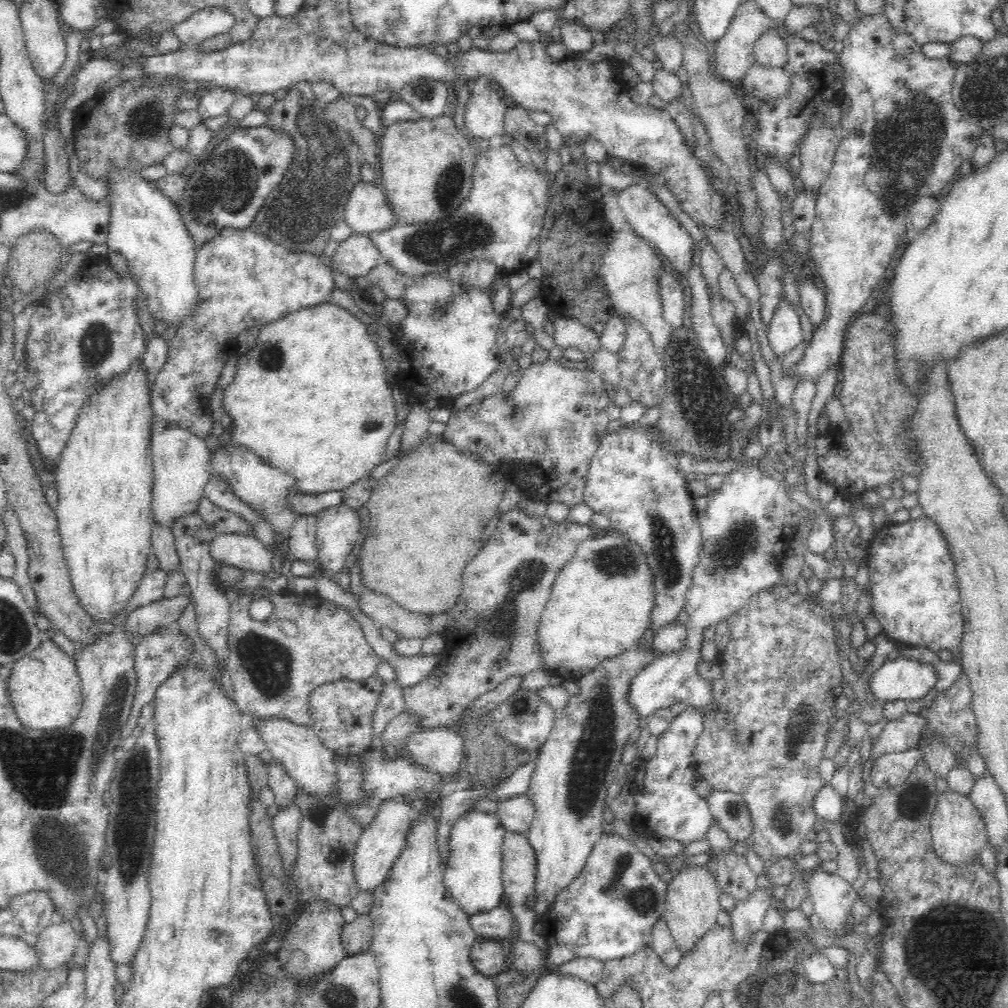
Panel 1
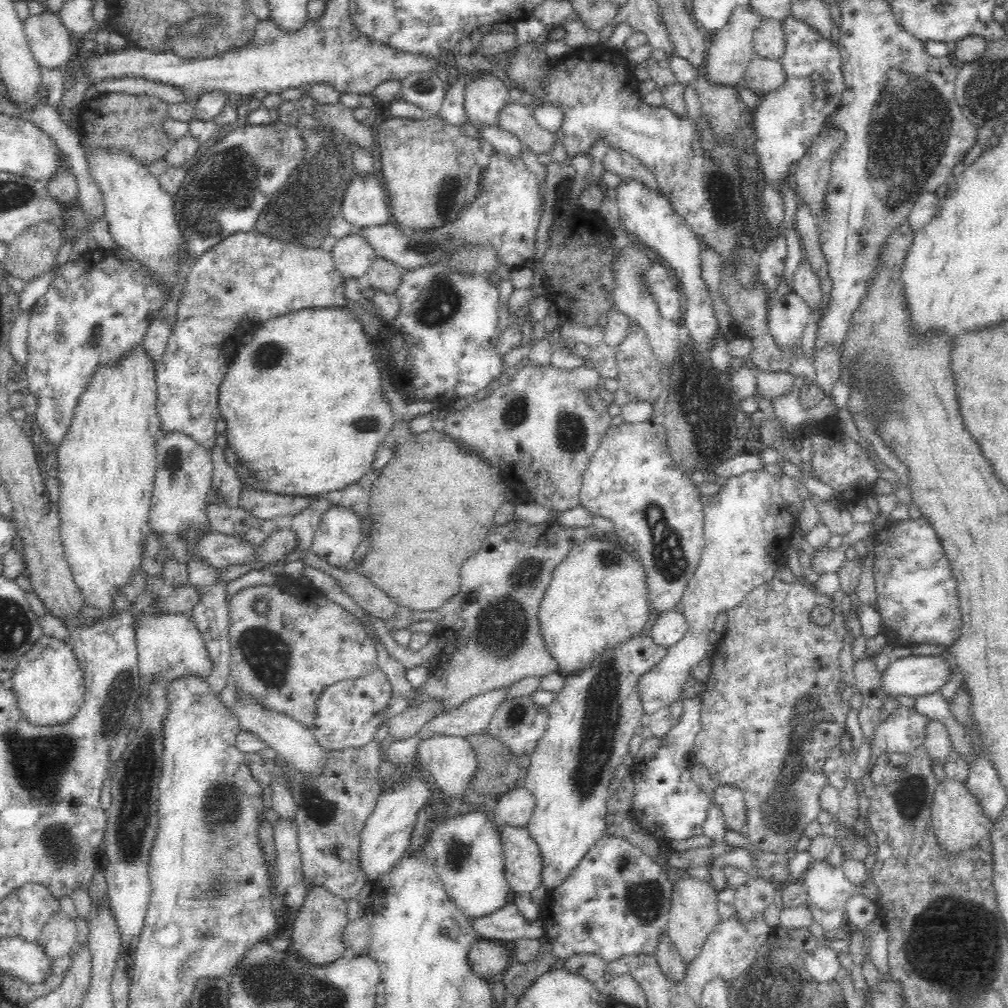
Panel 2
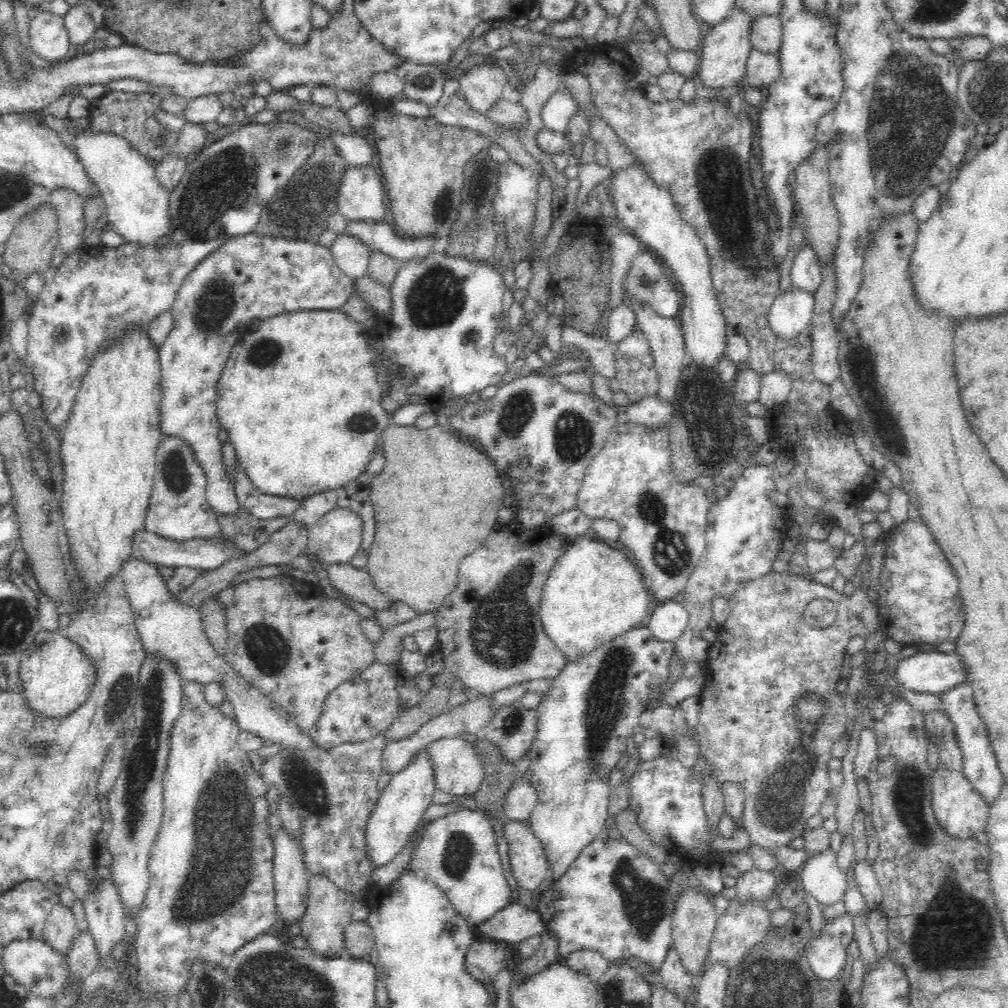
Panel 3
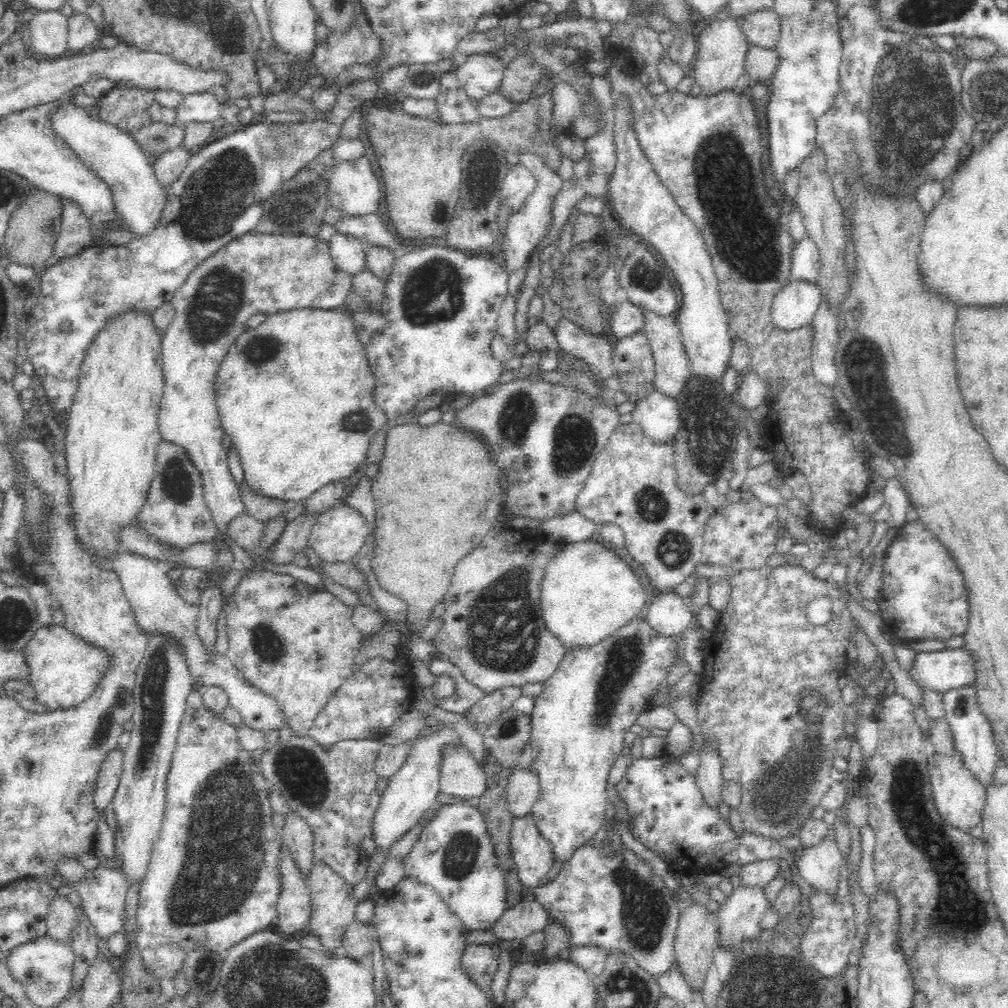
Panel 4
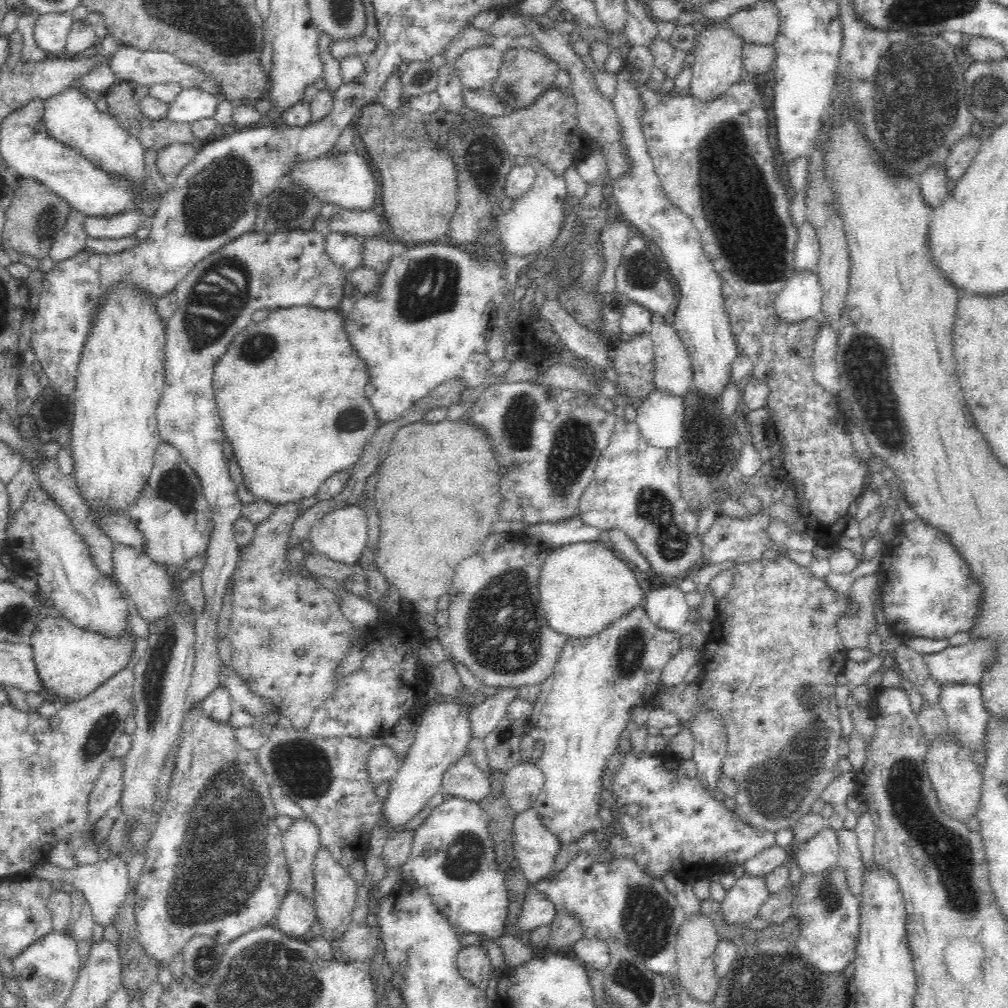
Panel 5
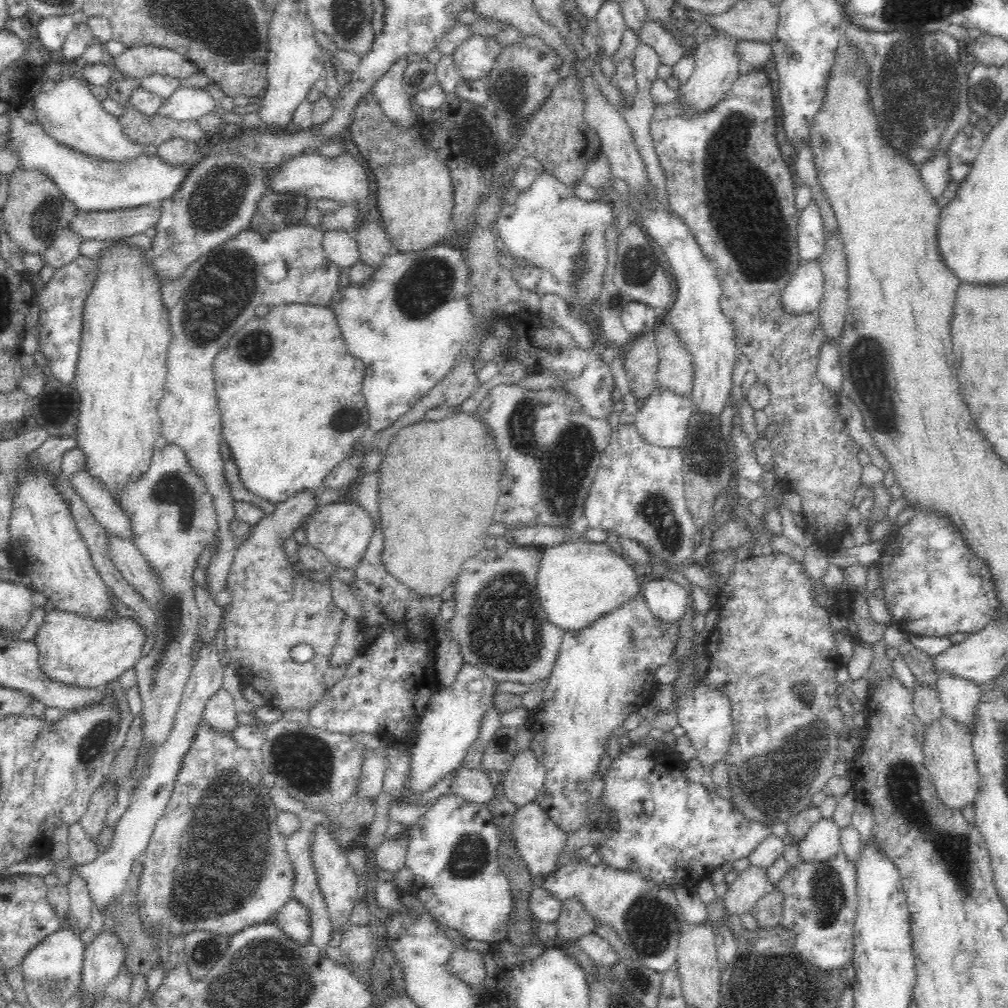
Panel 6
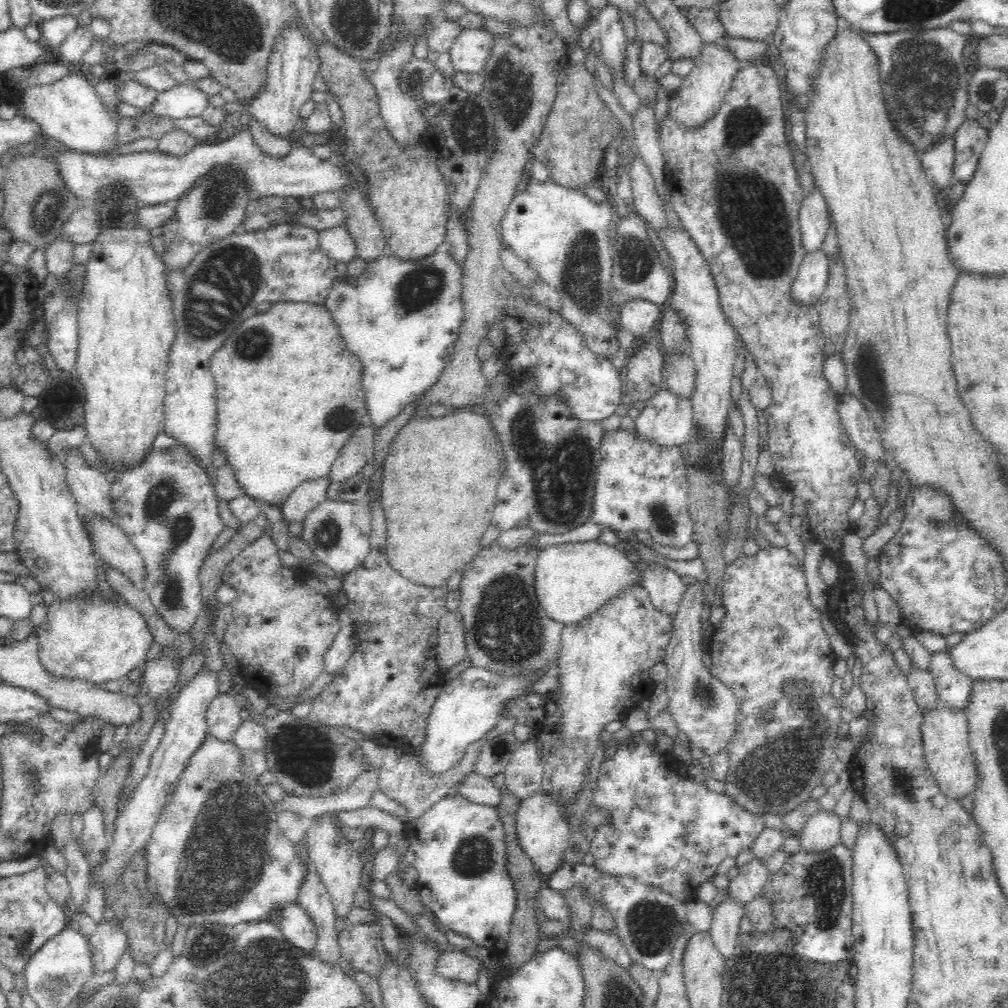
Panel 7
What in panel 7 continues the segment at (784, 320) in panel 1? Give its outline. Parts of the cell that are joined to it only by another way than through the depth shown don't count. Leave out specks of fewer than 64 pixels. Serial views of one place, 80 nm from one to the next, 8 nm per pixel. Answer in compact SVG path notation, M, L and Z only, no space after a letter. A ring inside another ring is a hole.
M822 247L807 252L792 284L792 298L801 304L817 304L828 282L830 264Z

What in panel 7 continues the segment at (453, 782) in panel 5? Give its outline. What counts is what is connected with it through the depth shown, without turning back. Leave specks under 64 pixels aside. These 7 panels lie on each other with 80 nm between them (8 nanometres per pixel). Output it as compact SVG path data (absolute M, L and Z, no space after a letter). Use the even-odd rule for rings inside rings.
M471 773L457 786L457 793L471 802L498 807L503 800L503 789L498 789L489 778Z

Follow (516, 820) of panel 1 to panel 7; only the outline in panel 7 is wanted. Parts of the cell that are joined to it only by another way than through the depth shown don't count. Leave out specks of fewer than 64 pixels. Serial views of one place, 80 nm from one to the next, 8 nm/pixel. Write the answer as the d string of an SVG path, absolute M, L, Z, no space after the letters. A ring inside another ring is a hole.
M534 737L525 742L517 741L507 767L503 770L505 787L519 800L526 800L541 790L543 766Z

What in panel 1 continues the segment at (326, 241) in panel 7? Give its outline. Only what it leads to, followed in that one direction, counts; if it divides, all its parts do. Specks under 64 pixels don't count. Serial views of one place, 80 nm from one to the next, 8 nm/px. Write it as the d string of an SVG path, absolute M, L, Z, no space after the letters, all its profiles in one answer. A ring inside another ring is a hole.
M352 233L338 243L333 256L333 266L340 274L349 277L365 277L382 256L366 234Z

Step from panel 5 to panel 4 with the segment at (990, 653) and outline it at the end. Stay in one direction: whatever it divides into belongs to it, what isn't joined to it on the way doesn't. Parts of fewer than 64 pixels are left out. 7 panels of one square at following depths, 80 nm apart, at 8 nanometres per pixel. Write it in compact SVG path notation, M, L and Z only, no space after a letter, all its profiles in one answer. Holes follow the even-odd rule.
M966 646L917 652L916 666L908 672L918 686L932 687L940 692L974 685L976 674L976 655Z

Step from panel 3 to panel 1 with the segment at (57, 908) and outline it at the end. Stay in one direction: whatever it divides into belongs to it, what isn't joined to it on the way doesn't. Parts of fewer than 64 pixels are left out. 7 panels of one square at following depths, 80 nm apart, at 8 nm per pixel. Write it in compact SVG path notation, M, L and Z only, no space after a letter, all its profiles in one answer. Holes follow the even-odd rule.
M55 919L40 932L36 941L36 953L42 969L55 969L72 962L78 934L69 920Z

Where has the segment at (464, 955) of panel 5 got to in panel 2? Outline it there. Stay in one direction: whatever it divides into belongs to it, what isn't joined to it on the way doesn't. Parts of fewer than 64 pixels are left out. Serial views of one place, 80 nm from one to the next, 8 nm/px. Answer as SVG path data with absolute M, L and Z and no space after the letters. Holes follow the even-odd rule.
M481 940L469 950L467 963L472 974L478 978L492 981L498 973L503 973L510 965L510 953L501 942Z

